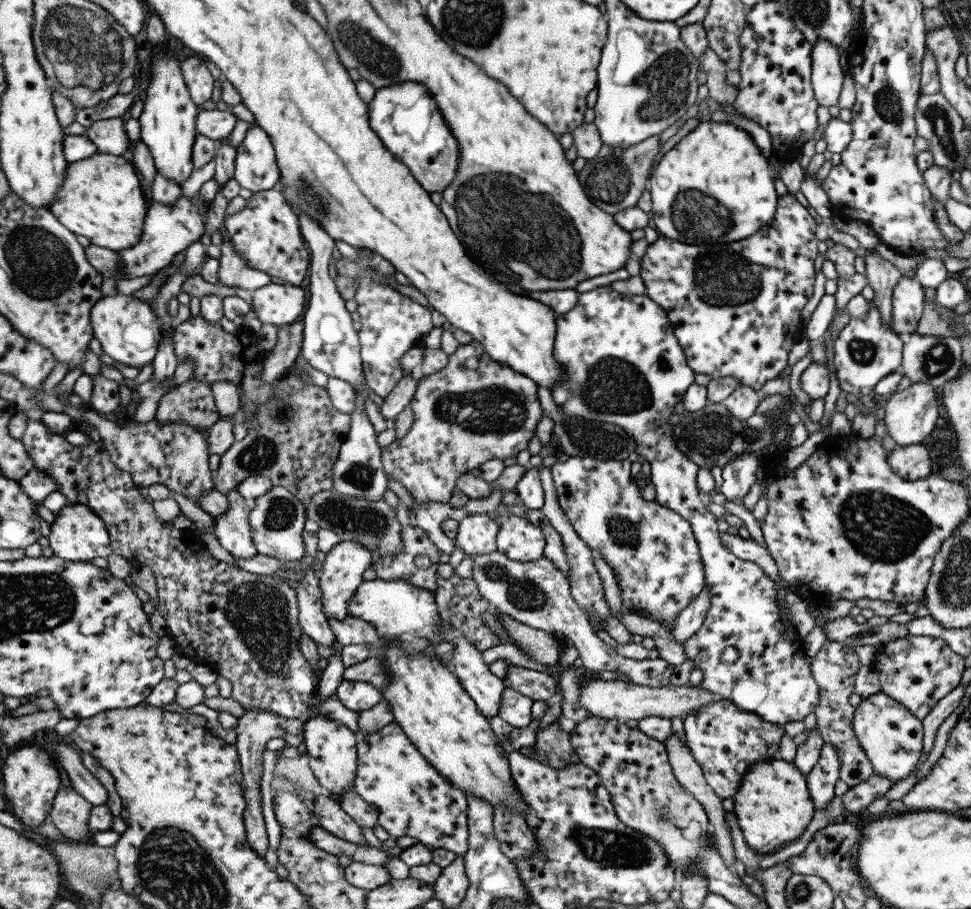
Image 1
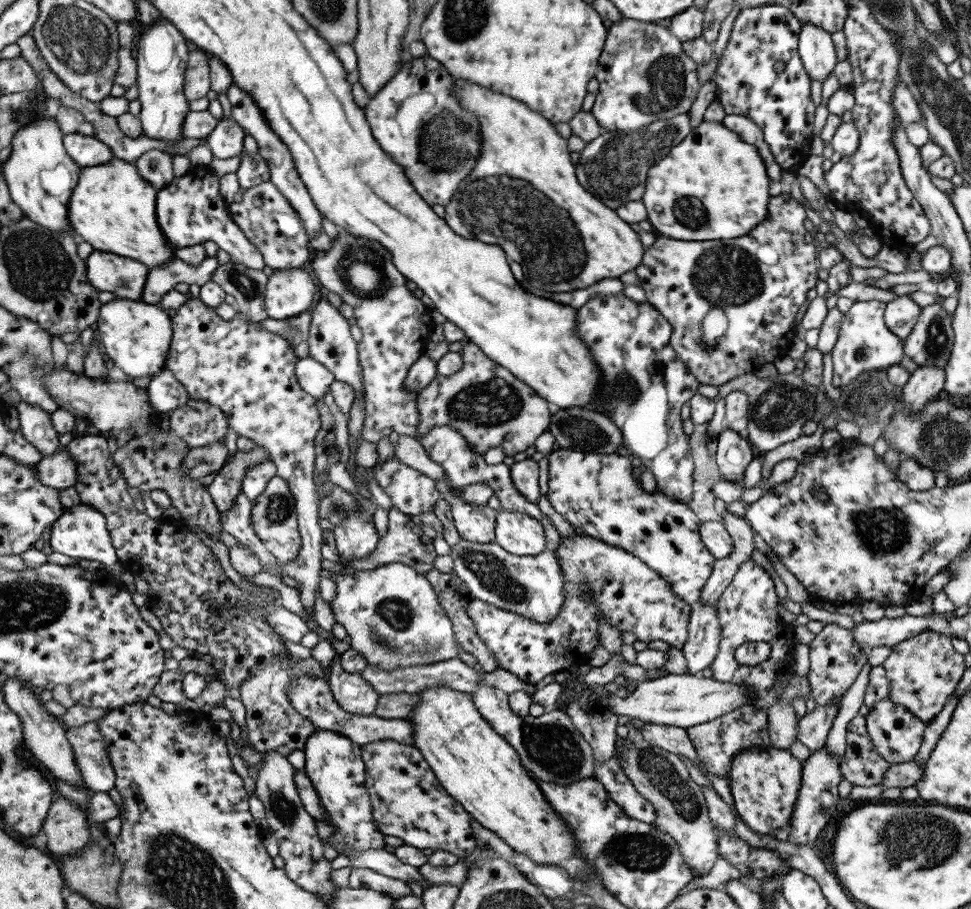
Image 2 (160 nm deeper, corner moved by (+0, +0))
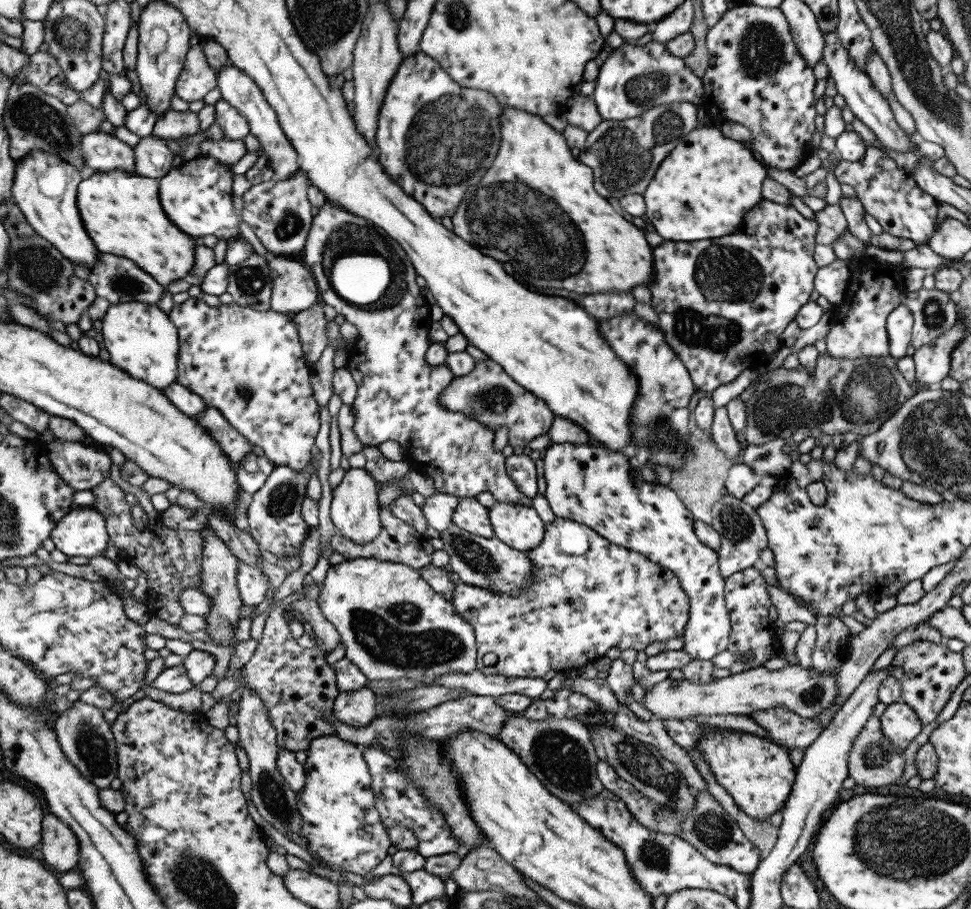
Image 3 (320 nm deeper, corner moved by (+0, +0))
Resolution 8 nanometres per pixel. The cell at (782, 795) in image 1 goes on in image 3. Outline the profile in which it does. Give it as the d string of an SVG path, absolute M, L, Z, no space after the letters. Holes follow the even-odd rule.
M735 729L701 735L694 744L714 779L731 796L743 814L755 820L765 820L785 806L796 769L785 746L776 745L769 738L764 739Z

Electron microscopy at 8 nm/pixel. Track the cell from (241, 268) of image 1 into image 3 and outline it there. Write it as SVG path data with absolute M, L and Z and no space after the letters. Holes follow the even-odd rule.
M199 155L190 161L186 161L181 165L175 173L167 174L160 179L161 189L160 198L166 213L171 217L171 220L184 230L187 234L197 238L209 236L212 234L219 240L225 240L226 244L237 239L244 239L239 233L237 225L237 214L233 211L231 205L231 176L233 176L231 166L219 163L215 158Z

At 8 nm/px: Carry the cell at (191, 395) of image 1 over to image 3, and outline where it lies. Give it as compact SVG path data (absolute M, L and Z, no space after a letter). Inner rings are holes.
M209 407L195 419L210 430L232 464L238 464L246 457L252 456L252 445L221 416L218 409Z

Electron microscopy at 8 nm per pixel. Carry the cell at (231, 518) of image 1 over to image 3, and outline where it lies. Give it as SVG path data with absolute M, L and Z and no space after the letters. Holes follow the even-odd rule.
M238 562L235 578L241 603L245 607L256 607L268 590L267 577L256 566Z

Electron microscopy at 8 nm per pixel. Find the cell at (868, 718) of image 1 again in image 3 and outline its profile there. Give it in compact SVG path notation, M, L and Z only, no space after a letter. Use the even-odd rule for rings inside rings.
M903 702L886 705L880 720L881 732L903 754L905 747L921 732L922 724L910 706Z

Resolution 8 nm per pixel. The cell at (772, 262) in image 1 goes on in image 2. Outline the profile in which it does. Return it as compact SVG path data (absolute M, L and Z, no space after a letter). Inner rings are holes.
M783 192L769 197L766 207L767 216L746 235L737 238L718 242L684 241L657 235L633 270L640 280L646 302L671 326L670 345L676 358L701 385L719 387L739 375L754 374L764 364L787 355L796 337L793 334L795 314L815 286L817 250L803 225L808 211L789 193ZM711 308L719 308L727 318L727 324L719 324L719 330L723 328L720 338L705 340L701 337L701 322Z

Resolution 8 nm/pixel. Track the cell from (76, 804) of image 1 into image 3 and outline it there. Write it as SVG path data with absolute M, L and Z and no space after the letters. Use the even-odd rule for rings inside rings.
M50 813L45 816L41 847L43 859L56 873L77 870L82 857L79 836L71 826Z

